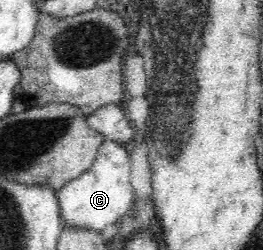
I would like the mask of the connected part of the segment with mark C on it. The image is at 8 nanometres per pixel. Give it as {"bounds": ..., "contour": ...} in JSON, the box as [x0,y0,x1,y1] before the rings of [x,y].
{"bounds":[57,140,134,232],"contour":[[[105,140],[97,151],[94,164],[86,172],[64,183],[60,190],[57,190],[57,195],[64,224],[75,228],[93,228],[100,232],[130,210],[134,189],[132,160],[126,144],[122,141]]]}

